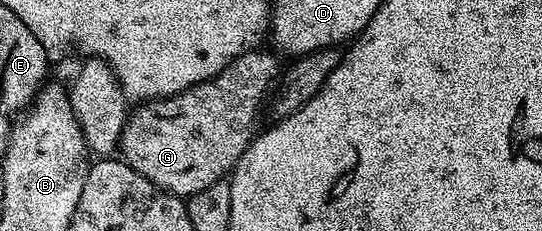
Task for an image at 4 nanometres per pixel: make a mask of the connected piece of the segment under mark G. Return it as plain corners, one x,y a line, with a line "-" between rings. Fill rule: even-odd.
265,49
247,50
232,64
228,64
215,78
196,84
183,94
169,94
167,98
155,98
149,102
135,105
129,111
126,125
120,137
120,158
136,172
140,172
152,184
170,194
189,196
225,179
233,171
243,152
249,148
256,137
254,121
262,101
271,97
280,78
277,53
265,54

